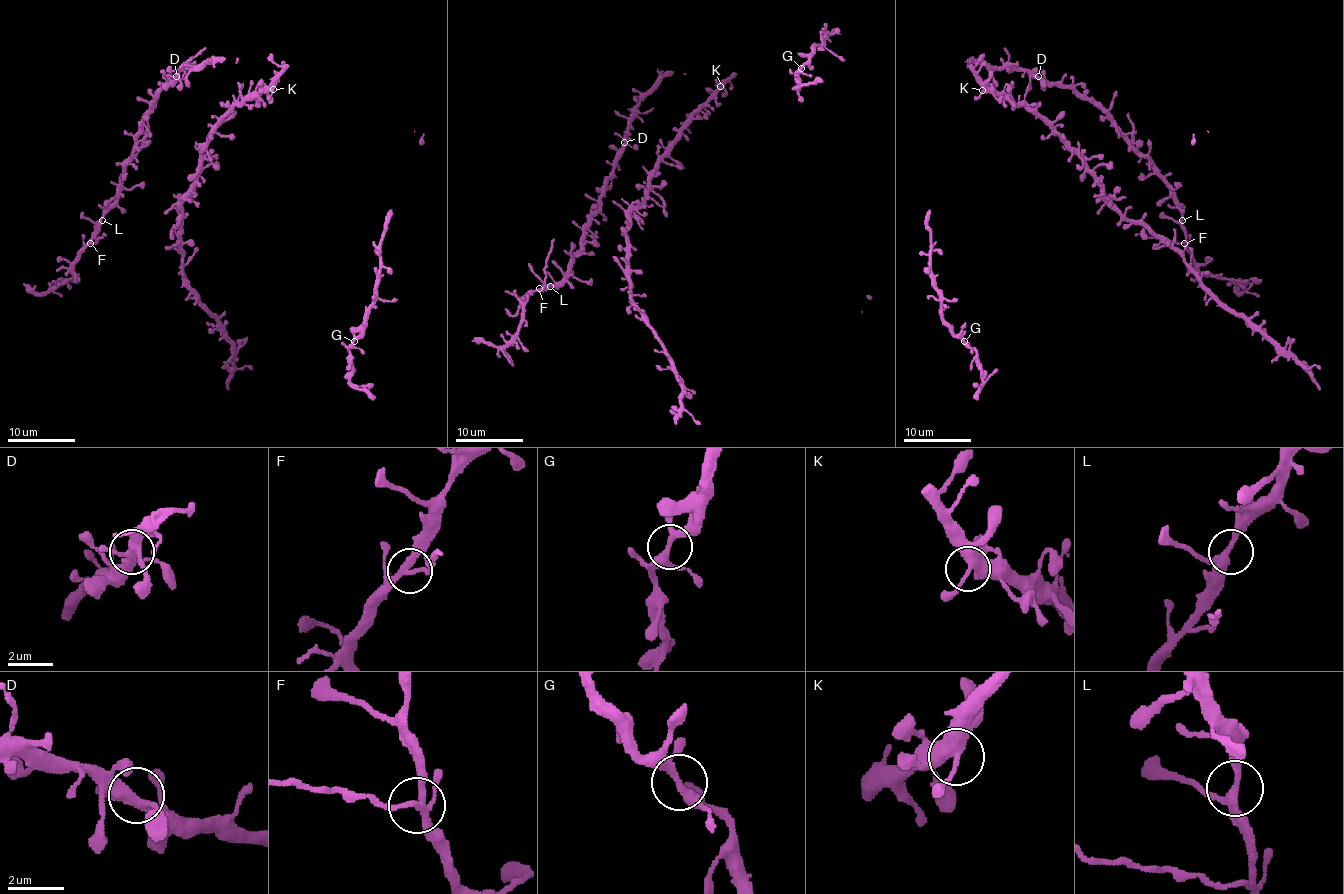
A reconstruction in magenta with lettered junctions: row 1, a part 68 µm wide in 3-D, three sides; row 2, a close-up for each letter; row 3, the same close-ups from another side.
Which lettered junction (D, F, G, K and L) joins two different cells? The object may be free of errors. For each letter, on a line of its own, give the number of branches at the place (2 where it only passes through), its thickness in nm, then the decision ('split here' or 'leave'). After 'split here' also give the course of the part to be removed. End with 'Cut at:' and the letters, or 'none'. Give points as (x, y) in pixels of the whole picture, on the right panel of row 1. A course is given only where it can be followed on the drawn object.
D: 4 branches meet; 360 nm thick; leave
F: 4 branches meet; 220 nm thick; split here; foreign part runs (1185, 243), (1134, 235)
G: 4 branches meet; 280 nm thick; leave
K: 4 branches meet; 400 nm thick; leave
L: 3 branches meet; 260 nm thick; leave
Cut at: F

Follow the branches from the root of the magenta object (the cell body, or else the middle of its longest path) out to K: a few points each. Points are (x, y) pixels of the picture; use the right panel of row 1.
K: (1020, 105), (1013, 105), (982, 90)

